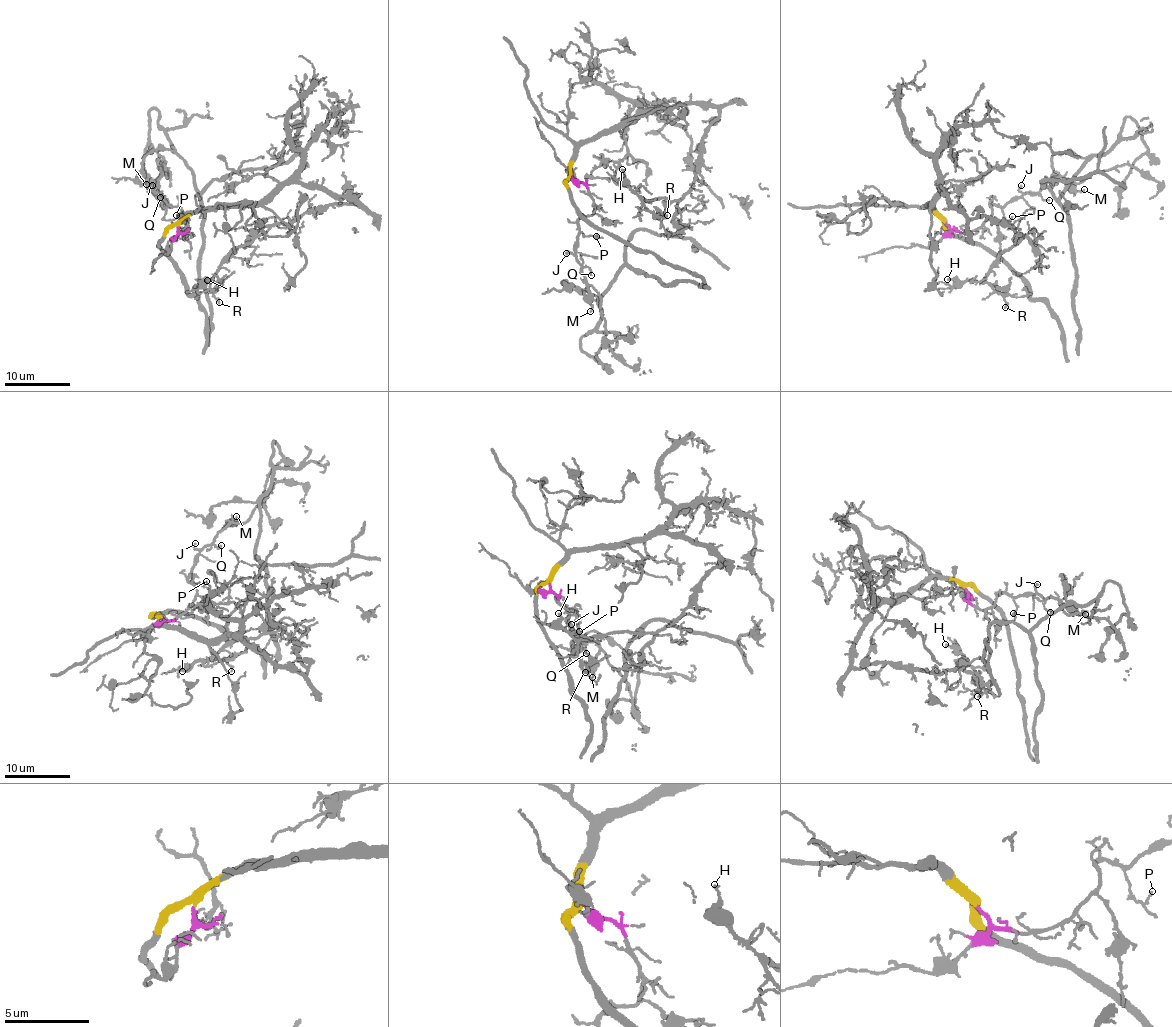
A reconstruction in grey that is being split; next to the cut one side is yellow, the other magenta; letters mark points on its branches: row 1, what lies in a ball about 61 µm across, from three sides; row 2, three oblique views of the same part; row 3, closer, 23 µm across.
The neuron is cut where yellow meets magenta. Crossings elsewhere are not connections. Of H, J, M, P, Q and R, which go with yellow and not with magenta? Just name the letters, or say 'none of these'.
H, R

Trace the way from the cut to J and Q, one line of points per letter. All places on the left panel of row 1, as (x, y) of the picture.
J: (177, 226), (183, 235), (186, 225), (183, 211), (174, 206), (163, 207), (150, 188), (151, 184)
Q: (177, 226), (183, 235), (186, 225), (183, 211), (174, 206), (163, 207), (156, 197), (158, 191), (160, 197)

